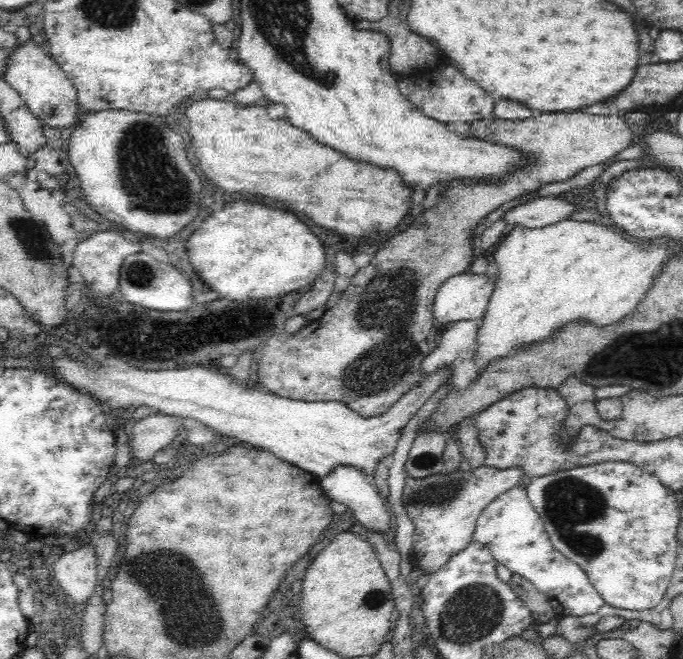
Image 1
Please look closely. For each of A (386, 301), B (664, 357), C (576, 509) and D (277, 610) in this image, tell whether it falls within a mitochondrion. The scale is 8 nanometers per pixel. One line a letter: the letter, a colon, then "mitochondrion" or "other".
A: mitochondrion
B: mitochondrion
C: mitochondrion
D: other

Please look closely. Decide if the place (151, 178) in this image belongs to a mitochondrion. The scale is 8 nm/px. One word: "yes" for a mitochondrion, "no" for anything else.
yes

